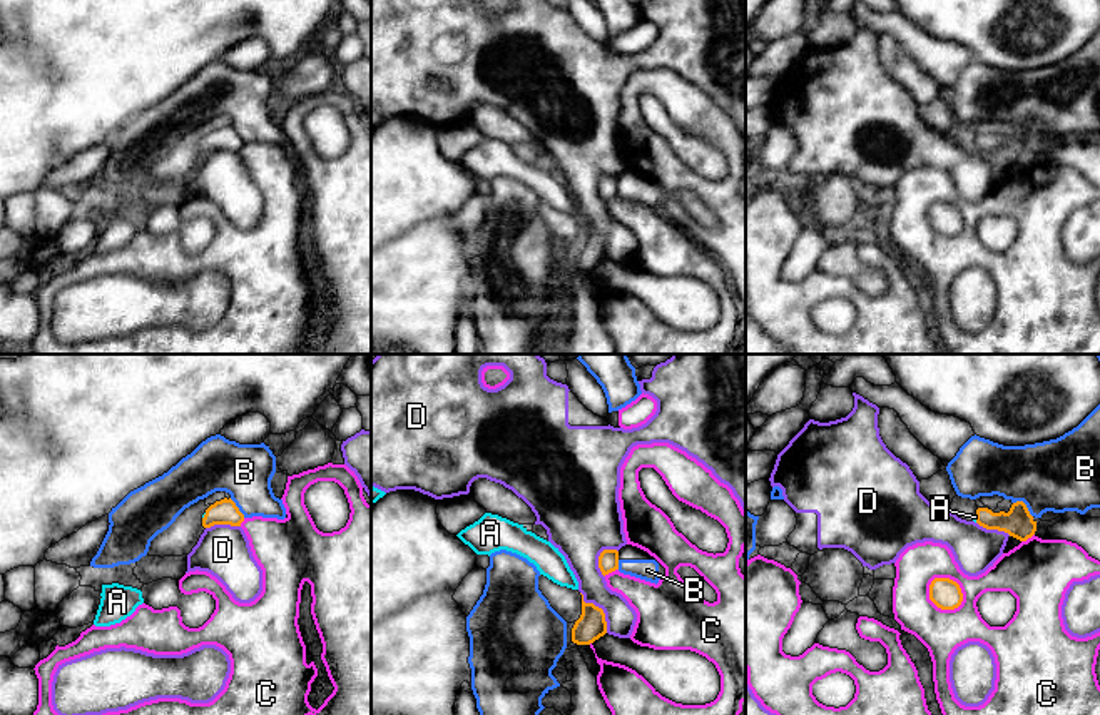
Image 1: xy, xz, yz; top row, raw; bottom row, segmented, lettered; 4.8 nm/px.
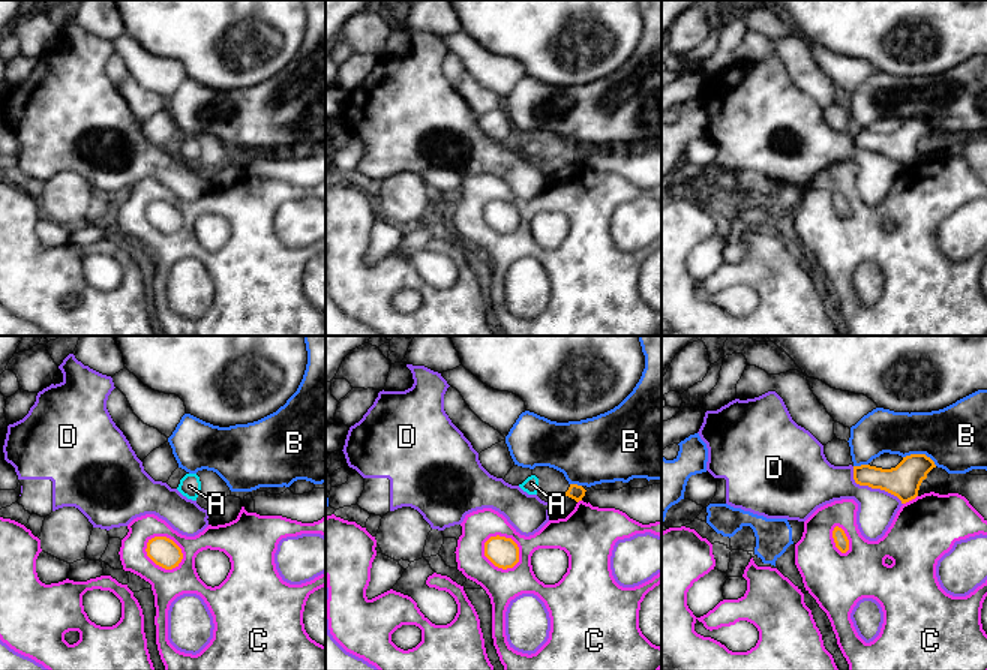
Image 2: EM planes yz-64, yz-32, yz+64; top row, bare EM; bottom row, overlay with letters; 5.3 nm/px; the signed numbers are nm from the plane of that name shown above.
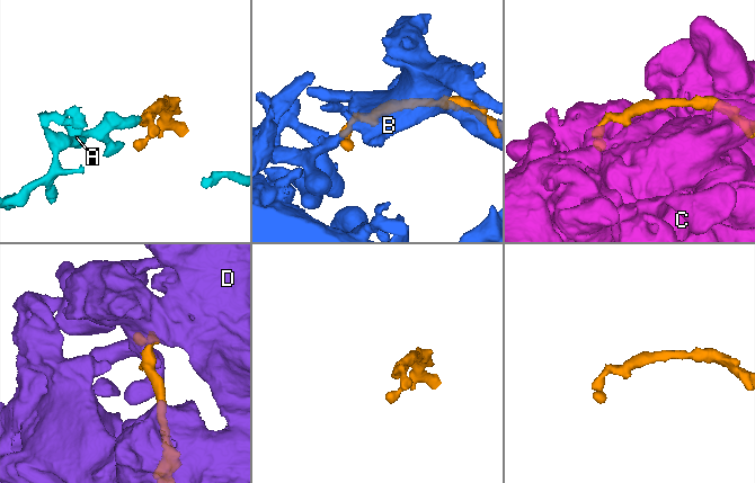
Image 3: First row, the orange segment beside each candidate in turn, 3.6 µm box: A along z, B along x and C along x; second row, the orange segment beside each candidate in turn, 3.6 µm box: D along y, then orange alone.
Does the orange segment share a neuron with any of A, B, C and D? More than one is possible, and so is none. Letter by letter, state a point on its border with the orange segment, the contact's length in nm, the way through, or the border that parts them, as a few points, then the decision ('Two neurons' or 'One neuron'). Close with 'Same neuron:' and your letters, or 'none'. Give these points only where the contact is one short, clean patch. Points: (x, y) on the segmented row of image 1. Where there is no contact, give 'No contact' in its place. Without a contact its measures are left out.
A: Touches orange at yz (977, 518). Shared border 40 nm. Path across: yz (1018, 523), (977, 518), (975, 517). One neuron
B: Touches orange at yz (1025, 505). Shared border 120 nm. Two neurons
C: Touches orange at yz (958, 585). Shared border 190 nm. Two neurons
D: Touches orange at xz (600, 608). Shared border 240 nm. Two neurons
Same neuron: A

